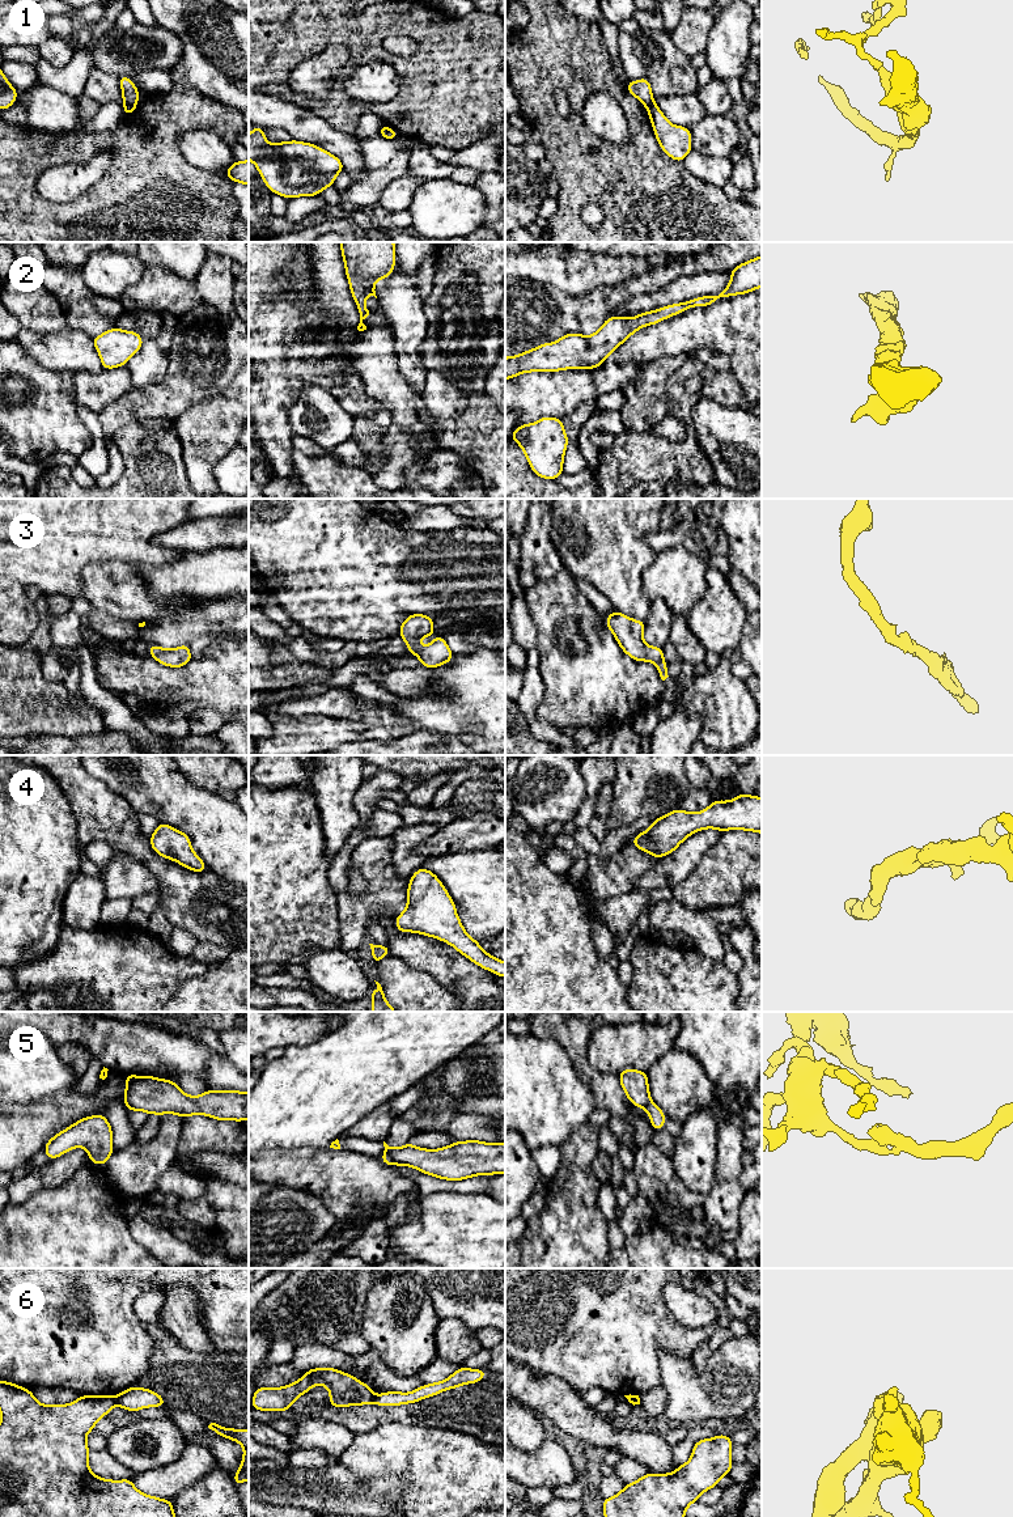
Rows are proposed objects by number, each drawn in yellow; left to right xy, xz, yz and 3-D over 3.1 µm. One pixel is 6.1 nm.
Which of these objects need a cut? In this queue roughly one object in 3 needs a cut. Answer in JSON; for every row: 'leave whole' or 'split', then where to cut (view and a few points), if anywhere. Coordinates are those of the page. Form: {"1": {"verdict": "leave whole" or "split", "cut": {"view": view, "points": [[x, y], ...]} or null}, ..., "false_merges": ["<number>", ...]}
{"1": {"verdict": "split", "cut": {"view": "yz", "points": [[653, 101], [647, 107]]}}, "2": {"verdict": "leave whole", "cut": null}, "3": {"verdict": "leave whole", "cut": null}, "4": {"verdict": "leave whole", "cut": null}, "5": {"verdict": "split", "cut": {"view": "xz", "points": [[385, 1152], [397, 1164]]}}, "6": {"verdict": "split", "cut": {"view": "xy", "points": [[115, 1397], [117, 1403]]}}, "false_merges": ["1", "5", "6"]}

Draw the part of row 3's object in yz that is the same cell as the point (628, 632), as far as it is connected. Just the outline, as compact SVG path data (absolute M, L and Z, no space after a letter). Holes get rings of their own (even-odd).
M614 610L606 616L606 627L613 632L622 651L632 657L636 662L649 661L658 668L662 681L667 675L667 664L664 661L664 651L661 647L648 647L643 639L645 628L644 620L633 620L632 618Z

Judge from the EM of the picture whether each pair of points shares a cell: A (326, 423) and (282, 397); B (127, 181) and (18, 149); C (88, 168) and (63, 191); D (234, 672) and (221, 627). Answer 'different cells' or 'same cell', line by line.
A: different cells
B: same cell
C: same cell
D: different cells

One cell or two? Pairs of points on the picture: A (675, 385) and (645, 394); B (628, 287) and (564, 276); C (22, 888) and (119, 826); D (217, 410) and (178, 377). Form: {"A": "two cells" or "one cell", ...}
{"A": "two cells", "B": "two cells", "C": "two cells", "D": "two cells"}

